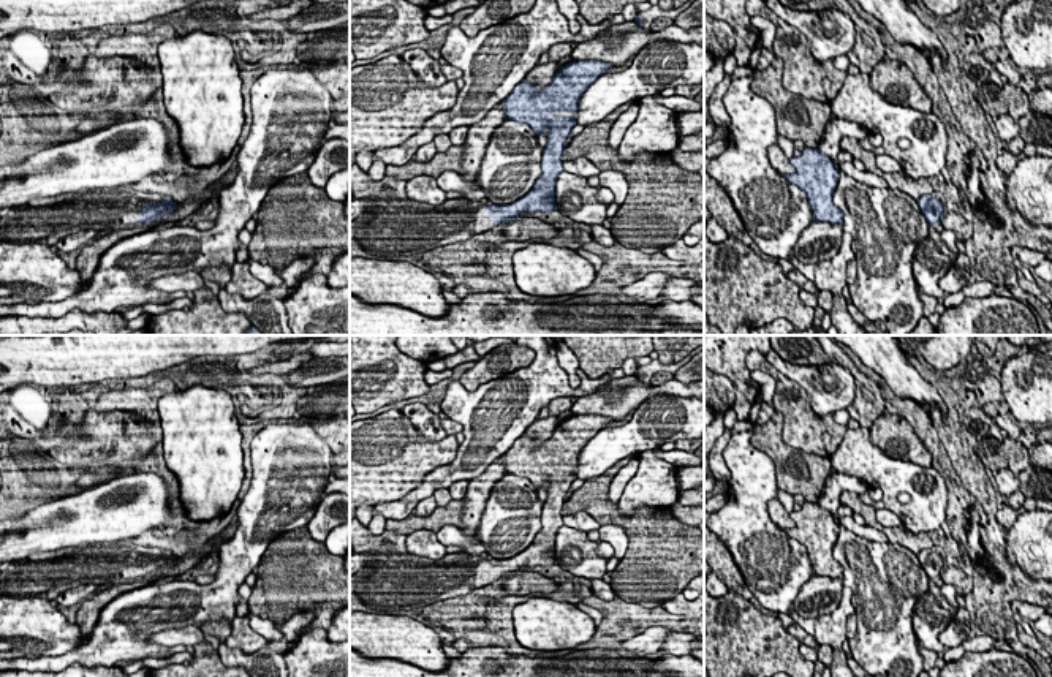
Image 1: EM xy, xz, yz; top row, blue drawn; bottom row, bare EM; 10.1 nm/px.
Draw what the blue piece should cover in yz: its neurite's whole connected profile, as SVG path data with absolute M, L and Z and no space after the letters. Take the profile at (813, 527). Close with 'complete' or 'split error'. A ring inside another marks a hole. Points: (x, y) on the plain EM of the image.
M805 501L799 511L793 511L793 528L781 528L789 538L802 544L813 565L815 576L832 579L843 576L843 566L832 557L832 549L838 536L838 524L819 505Z | complete

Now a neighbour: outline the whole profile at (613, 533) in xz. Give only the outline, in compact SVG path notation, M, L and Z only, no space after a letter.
M606 524L598 528L598 533L598 541L609 543L614 547L614 555L617 560L622 560L628 549L628 535L625 528L617 524Z

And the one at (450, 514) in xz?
M451 500L445 506L437 506L429 516L418 517L414 514L405 517L403 520L386 520L386 530L395 531L399 535L410 535L418 530L438 531L445 525L454 525L462 528L462 512L465 508L465 500Z

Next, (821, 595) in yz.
M813 576L794 599L794 615L816 618L834 612L842 601L843 577Z

